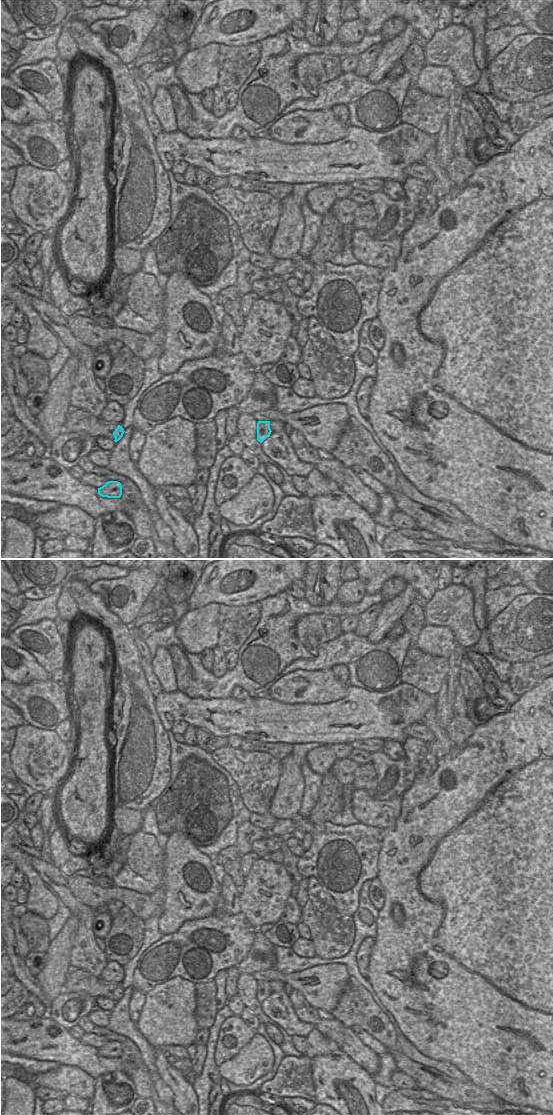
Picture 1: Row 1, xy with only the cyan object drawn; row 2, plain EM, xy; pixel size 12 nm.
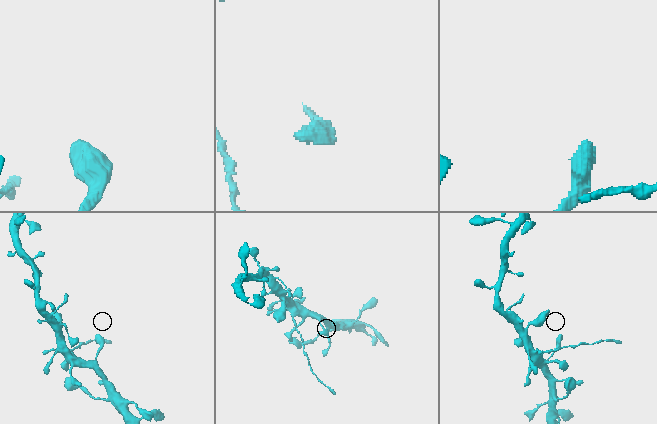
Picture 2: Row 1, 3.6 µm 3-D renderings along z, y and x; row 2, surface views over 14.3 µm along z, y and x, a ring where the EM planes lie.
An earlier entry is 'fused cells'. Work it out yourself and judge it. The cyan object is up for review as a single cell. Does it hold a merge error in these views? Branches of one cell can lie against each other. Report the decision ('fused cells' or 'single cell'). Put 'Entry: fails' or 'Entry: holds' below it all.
fused cells
Entry: holds

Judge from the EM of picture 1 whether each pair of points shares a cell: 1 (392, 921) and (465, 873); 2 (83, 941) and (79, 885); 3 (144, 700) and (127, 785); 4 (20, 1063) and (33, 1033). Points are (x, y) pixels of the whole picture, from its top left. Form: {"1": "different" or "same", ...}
{"1": "same", "2": "different", "3": "same", "4": "different"}

